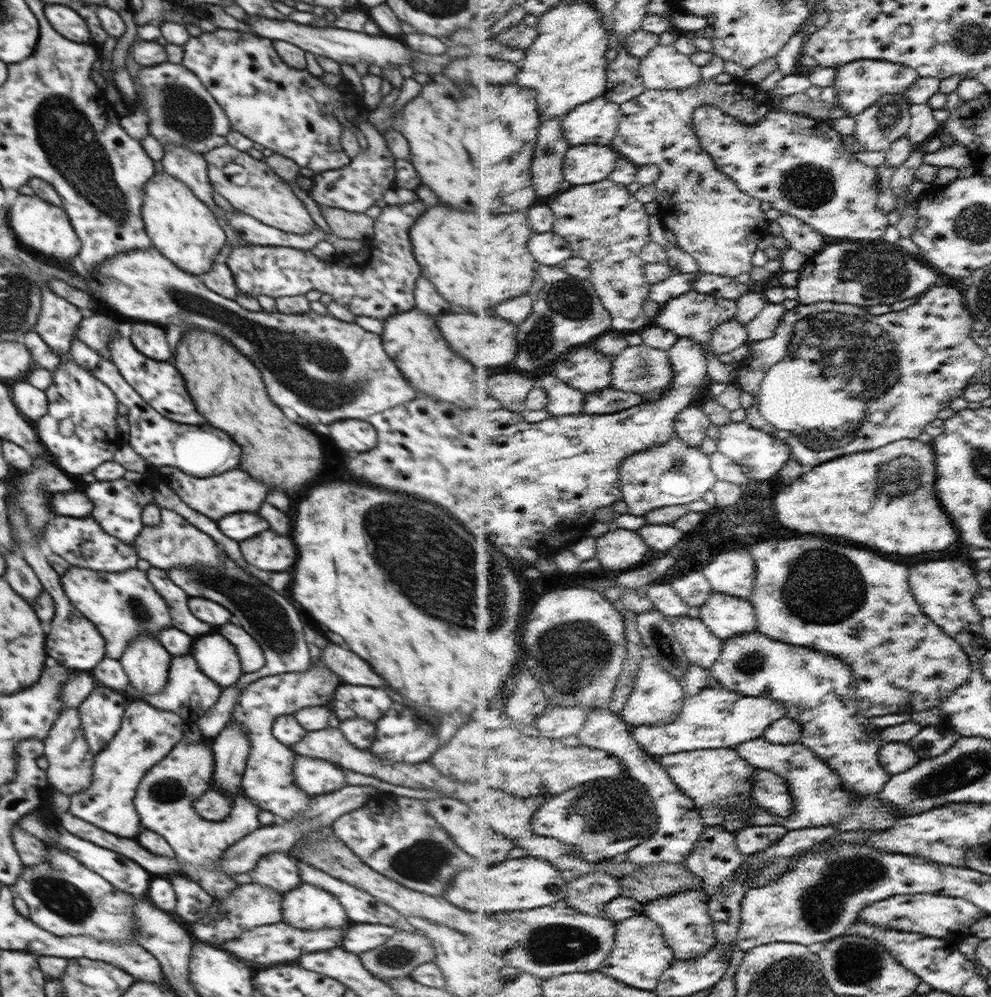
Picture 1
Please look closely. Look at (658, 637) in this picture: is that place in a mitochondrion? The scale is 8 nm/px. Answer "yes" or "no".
yes

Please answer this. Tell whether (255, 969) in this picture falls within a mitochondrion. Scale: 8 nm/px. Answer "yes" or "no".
no

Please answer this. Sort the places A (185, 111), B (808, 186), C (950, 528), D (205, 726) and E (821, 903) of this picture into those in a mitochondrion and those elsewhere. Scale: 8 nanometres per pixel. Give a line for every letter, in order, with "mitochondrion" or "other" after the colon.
A: mitochondrion
B: mitochondrion
C: other
D: other
E: mitochondrion

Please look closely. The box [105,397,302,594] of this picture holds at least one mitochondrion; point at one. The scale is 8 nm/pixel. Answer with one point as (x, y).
(194, 577)

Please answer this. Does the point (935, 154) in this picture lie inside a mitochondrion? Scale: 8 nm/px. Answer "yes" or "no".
no

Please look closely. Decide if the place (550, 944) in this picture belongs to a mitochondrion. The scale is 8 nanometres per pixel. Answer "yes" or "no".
yes

